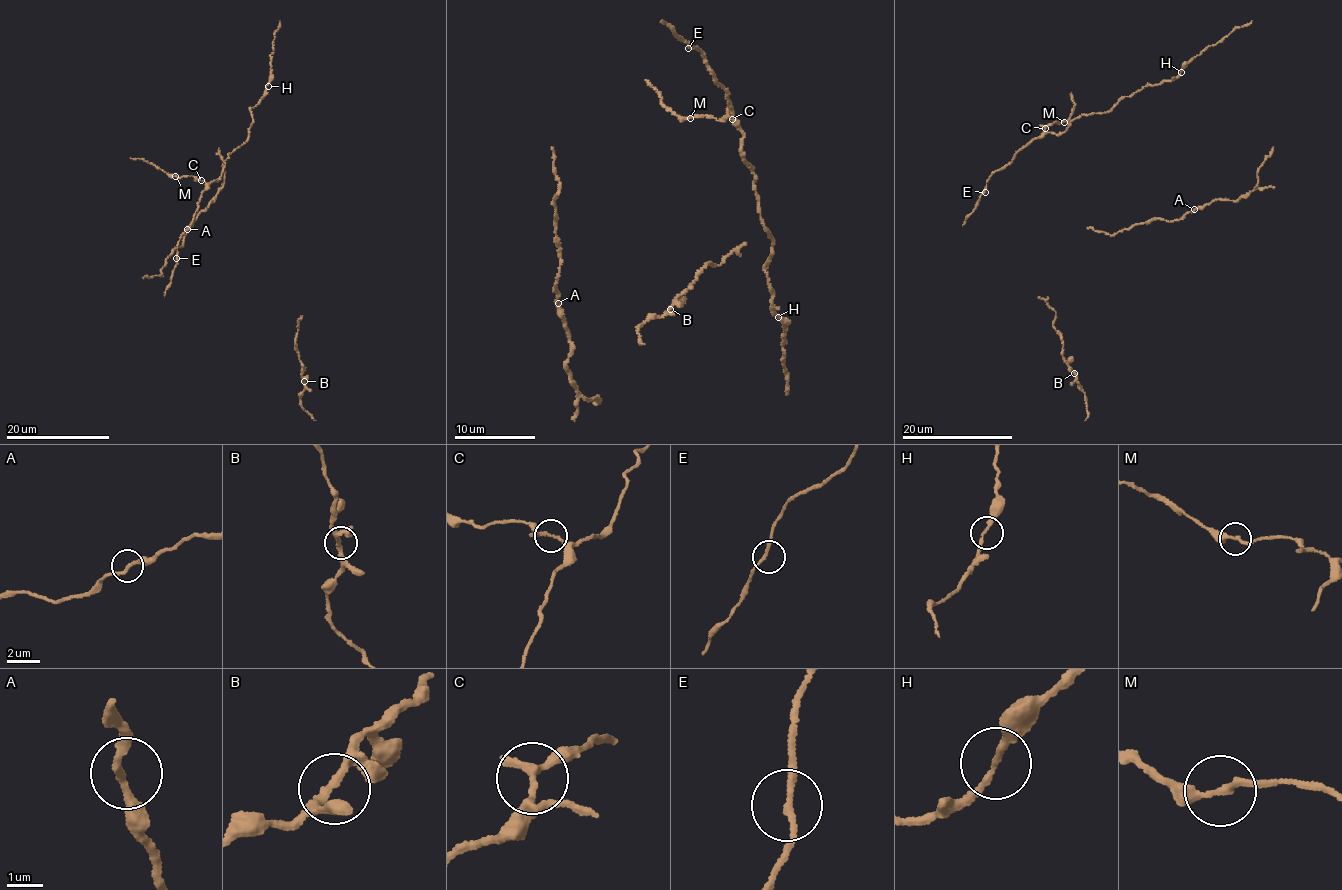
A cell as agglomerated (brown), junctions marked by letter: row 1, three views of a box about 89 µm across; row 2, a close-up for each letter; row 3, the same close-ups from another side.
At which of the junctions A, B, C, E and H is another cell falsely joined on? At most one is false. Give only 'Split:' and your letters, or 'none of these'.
Split: none of these

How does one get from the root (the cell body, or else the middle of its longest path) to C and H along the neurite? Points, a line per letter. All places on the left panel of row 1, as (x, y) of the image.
C: (176, 255), (182, 234), (190, 227), (206, 187), (201, 180)
H: (176, 255), (203, 192), (220, 179), (228, 154), (245, 142), (254, 122), (250, 109), (264, 98), (268, 86)

